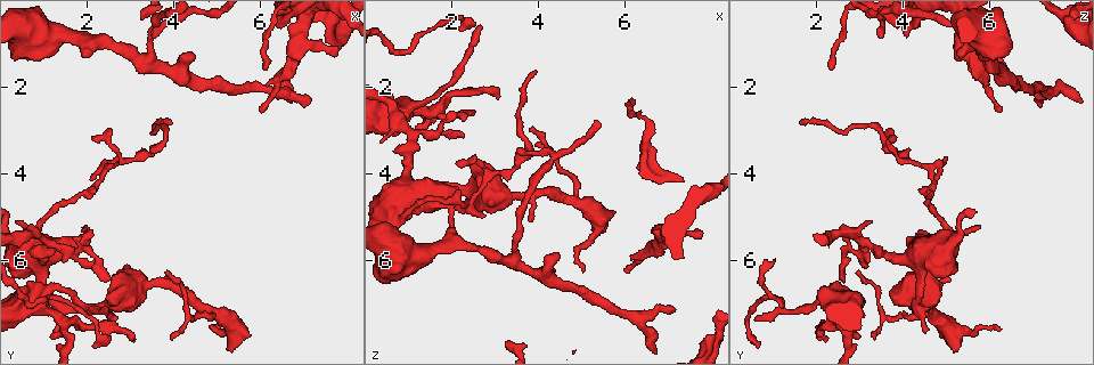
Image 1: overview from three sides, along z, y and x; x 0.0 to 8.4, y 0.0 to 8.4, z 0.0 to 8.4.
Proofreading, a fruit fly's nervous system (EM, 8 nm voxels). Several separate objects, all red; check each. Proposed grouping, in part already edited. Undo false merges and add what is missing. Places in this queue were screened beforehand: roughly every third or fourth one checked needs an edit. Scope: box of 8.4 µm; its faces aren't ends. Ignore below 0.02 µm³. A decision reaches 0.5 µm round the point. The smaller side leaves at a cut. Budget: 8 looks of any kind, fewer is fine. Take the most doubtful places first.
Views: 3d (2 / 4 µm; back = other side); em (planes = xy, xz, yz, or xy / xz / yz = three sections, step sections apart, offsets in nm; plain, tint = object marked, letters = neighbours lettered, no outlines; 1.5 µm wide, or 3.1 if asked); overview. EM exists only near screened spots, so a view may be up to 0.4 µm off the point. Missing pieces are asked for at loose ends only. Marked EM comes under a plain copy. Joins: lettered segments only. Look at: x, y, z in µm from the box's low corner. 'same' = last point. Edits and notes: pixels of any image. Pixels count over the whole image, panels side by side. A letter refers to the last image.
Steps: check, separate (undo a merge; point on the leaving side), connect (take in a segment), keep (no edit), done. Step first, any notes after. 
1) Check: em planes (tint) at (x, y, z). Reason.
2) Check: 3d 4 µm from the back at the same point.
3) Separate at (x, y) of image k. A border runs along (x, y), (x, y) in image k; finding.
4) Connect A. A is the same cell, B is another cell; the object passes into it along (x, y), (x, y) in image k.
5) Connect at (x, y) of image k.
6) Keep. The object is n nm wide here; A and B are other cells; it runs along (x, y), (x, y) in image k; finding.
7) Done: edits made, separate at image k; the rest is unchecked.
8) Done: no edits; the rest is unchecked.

Check: 3d 2 µm at (3.50, 0.95, 3.50). Tapers out.

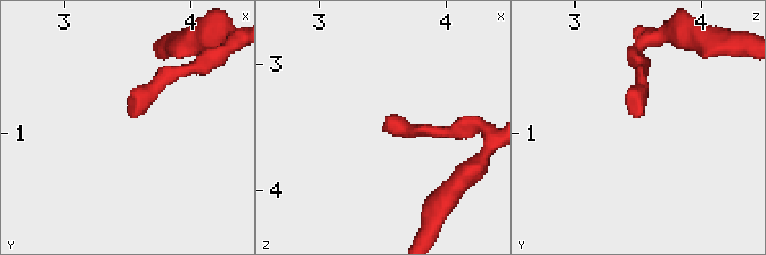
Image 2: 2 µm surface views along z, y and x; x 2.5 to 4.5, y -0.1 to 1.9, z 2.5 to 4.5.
Check: em planes (letters) at (3.54, 0.88, 3.50).

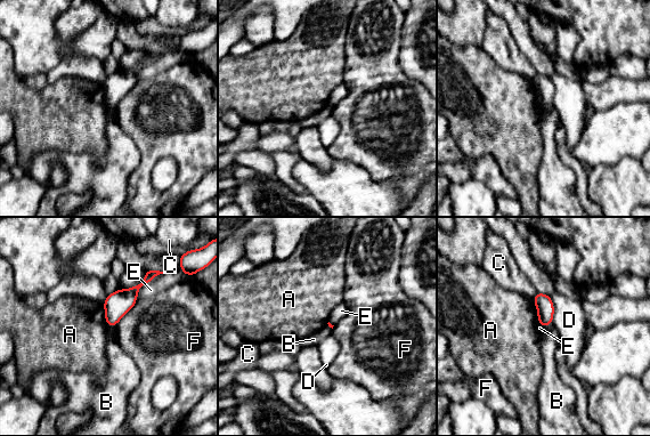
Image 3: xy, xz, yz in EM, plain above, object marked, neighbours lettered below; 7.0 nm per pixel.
Keep. A, B, C, D, E and F are other cells; a border runs along (552, 322), (543, 328) in image 3; none of them fits.

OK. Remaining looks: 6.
Check: em xz step 4 (tint) at (6.15, 1.60, 2.35). An open end.

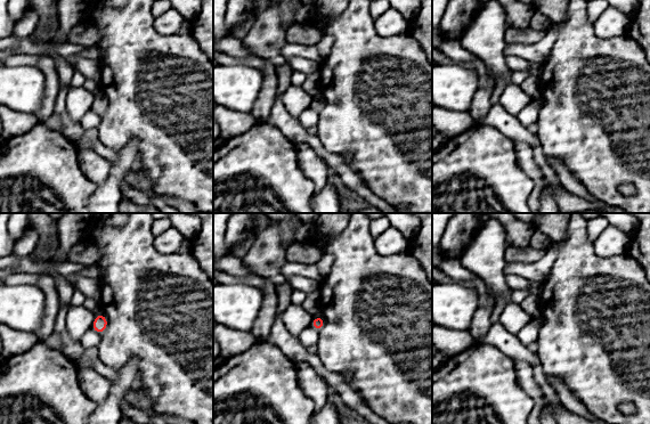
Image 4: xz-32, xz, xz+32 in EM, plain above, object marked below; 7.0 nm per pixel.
Check: em yz step 8 (letters) at the same point.

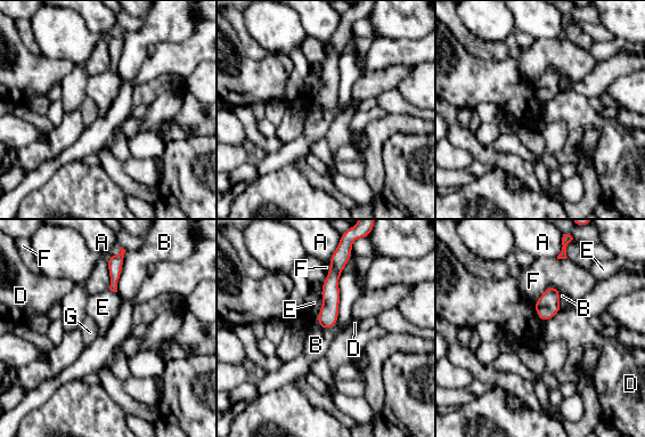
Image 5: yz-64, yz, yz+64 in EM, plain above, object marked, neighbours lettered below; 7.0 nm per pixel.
Keep. A, B, D, E, F and G are other cells; a border runs along (532, 304), (543, 321), (561, 310) in image 5; none of them fits.

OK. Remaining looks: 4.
Check: 3d 2 µm at (4.50, 1.25, 5.85). An open end.

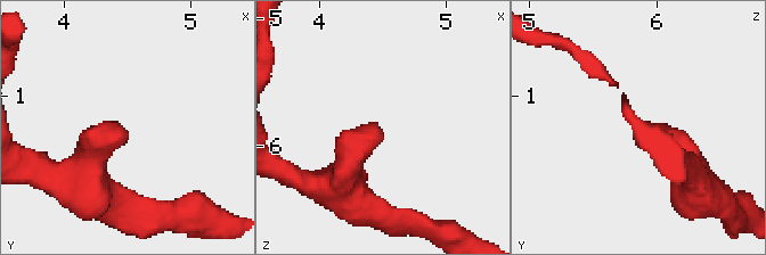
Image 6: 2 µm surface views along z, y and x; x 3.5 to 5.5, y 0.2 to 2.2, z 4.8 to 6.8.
Check: em xy step 8 (letters) at (4.46, 1.26, 5.84).

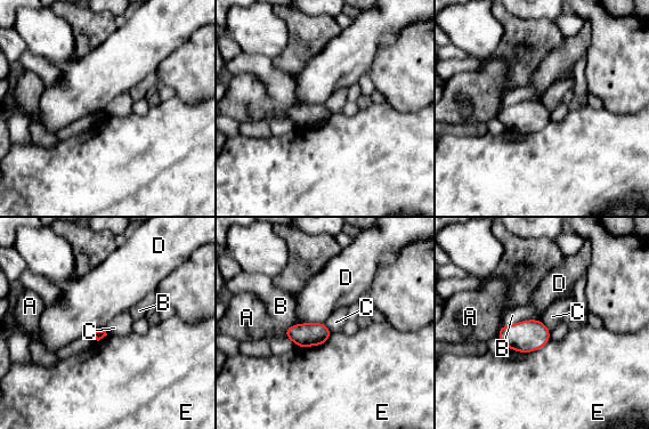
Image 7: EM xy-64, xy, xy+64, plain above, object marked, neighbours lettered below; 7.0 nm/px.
Keep. A, B, C, D and E are other cells; a border runs along (324, 323), (332, 332) in image 7; no lettered segment goes on from it.

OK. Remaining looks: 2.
Done: no edits; the rest is unchecked.

